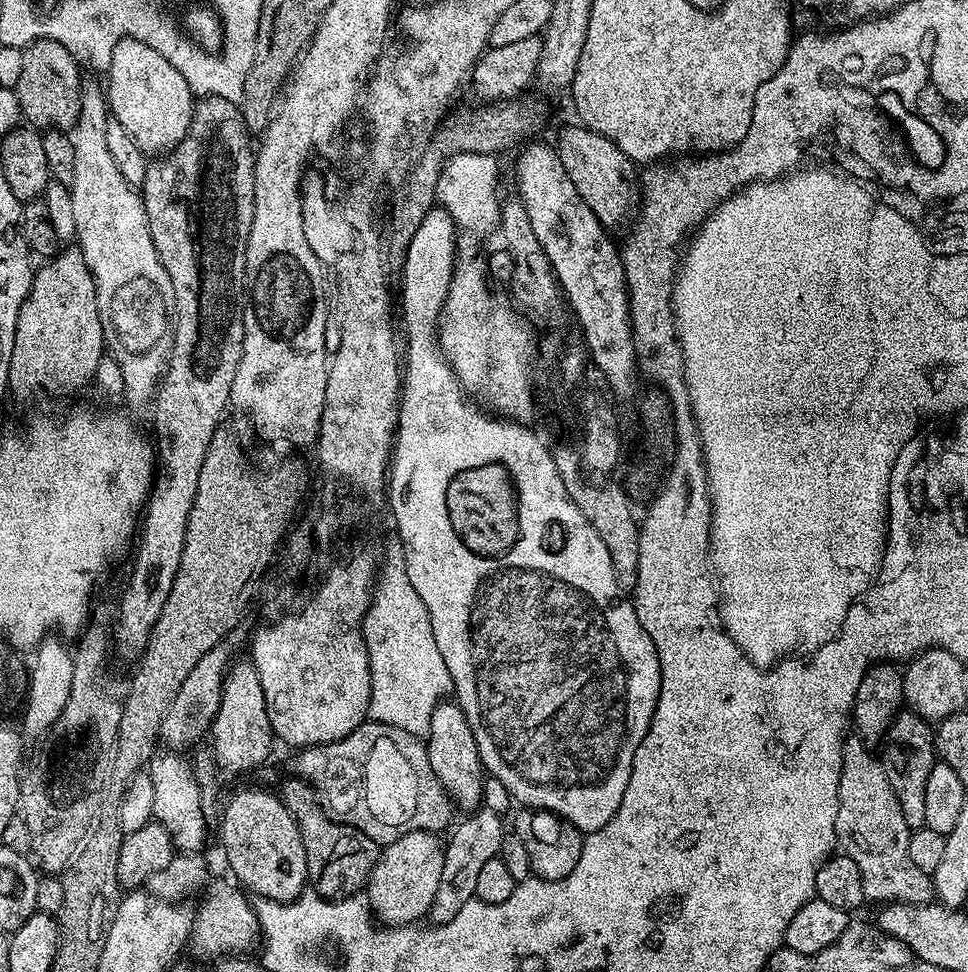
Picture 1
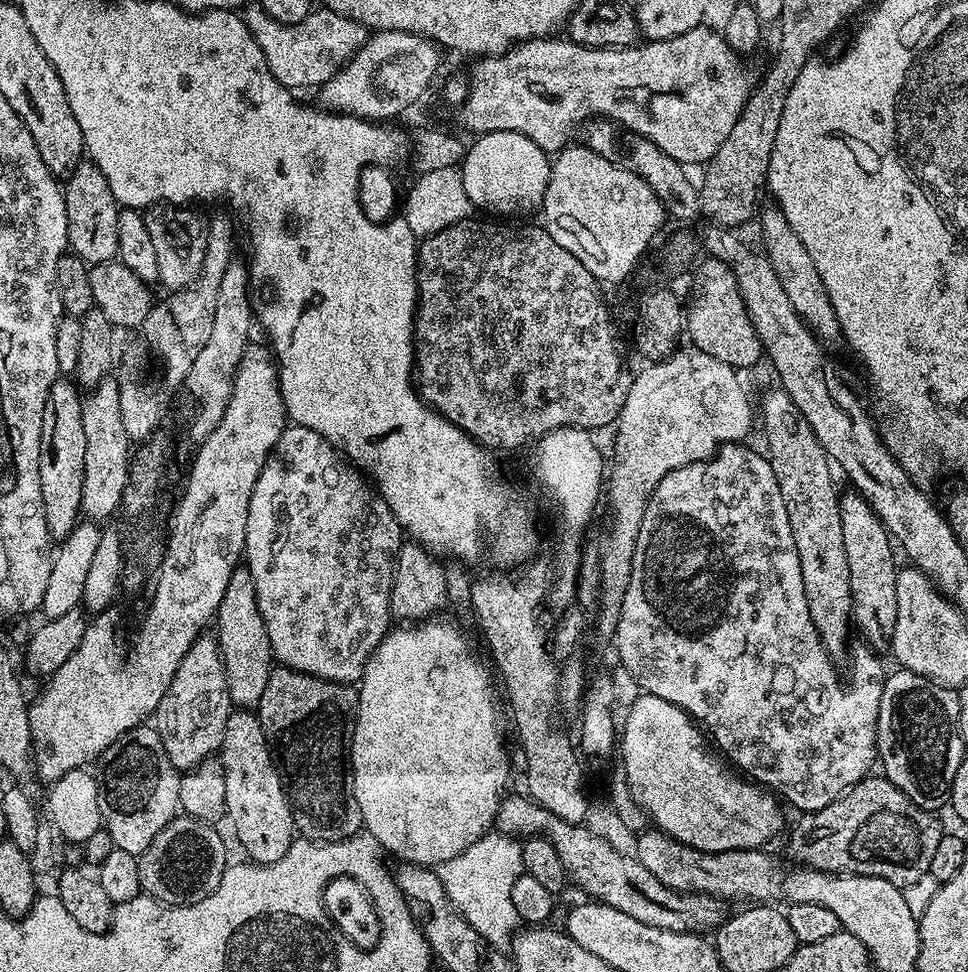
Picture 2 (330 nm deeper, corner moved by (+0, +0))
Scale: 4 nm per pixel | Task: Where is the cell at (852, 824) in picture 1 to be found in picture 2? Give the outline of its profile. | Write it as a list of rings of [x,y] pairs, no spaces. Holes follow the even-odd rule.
[[[773,386],[772,389],[769,390],[768,393],[764,396],[764,401],[761,404],[758,404],[758,420],[764,423],[764,440],[768,443],[768,449],[766,449],[766,455],[768,457],[768,461],[770,462],[770,466],[774,470],[774,478],[778,478],[778,490],[782,490],[782,502],[786,502],[786,518],[790,518],[790,530],[794,534],[794,546],[798,550],[798,562],[802,566],[802,582],[804,583],[804,589],[806,590],[806,602],[808,603],[808,609],[810,610],[810,618],[814,622],[814,626],[818,630],[818,634],[820,635],[820,641],[822,642],[822,646],[826,651],[828,651],[829,656],[832,657],[833,661],[840,662],[840,659],[845,659],[846,653],[850,648],[850,639],[848,640],[848,628],[850,632],[850,625],[853,623],[852,618],[852,591],[850,590],[850,566],[846,566],[846,546],[842,546],[842,518],[840,517],[840,496],[838,495],[838,491],[836,492],[836,484],[832,481],[832,468],[833,465],[830,463],[827,454],[822,450],[822,446],[818,442],[818,438],[814,434],[814,430],[810,430],[810,422],[806,422],[806,418],[802,418],[802,414],[798,410],[798,406],[794,406],[794,402],[790,398],[790,394],[786,394],[783,388],[779,386]]]

